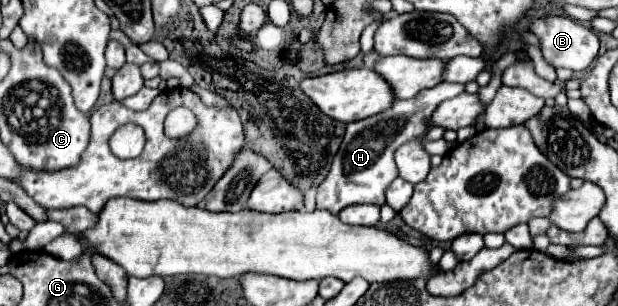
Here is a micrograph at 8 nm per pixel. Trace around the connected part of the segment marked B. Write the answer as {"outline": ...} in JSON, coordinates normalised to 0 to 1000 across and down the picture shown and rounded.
{"outline":[[[883,52],[883,59],[874,59],[874,65],[864,65],[861,78],[861,111],[867,111],[874,131],[877,131],[877,176],[880,190],[900,216],[900,222],[922,222],[929,235],[939,235],[939,229],[948,229],[958,196],[964,190],[968,176],[968,157],[971,157],[971,131],[964,118],[964,105],[919,52]]]}

